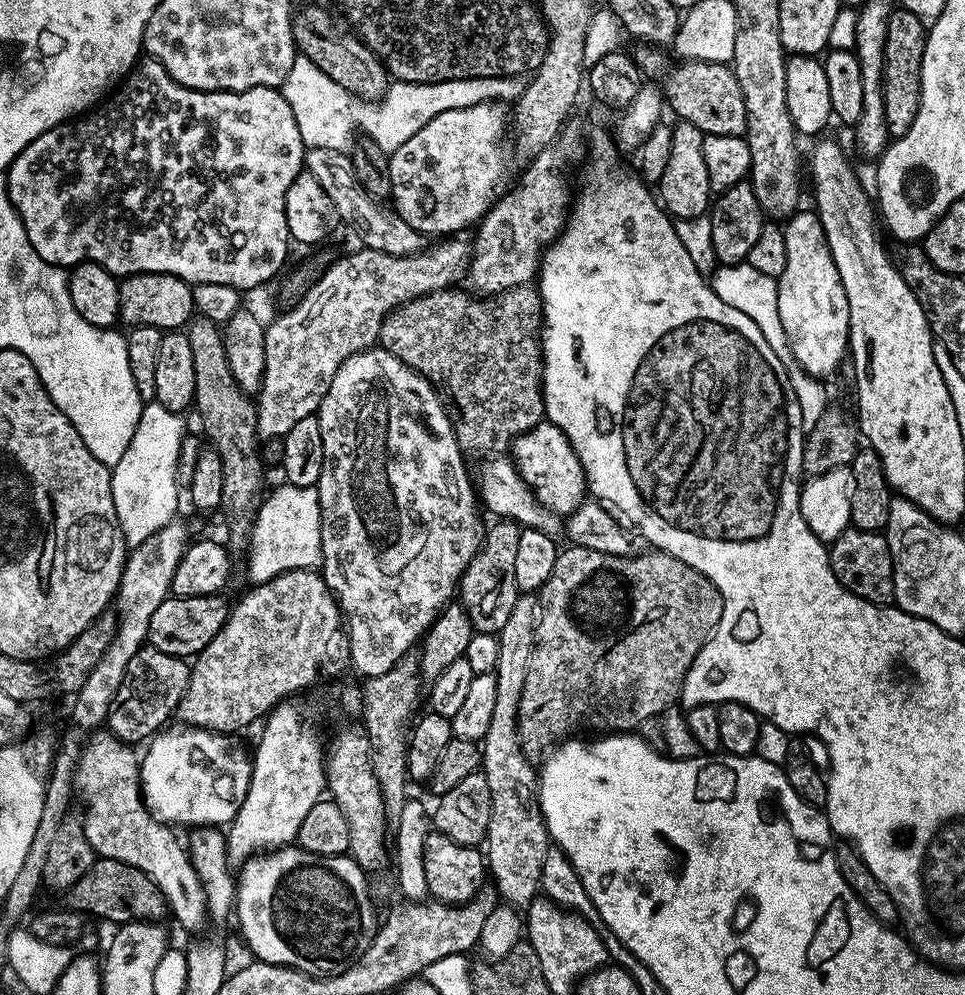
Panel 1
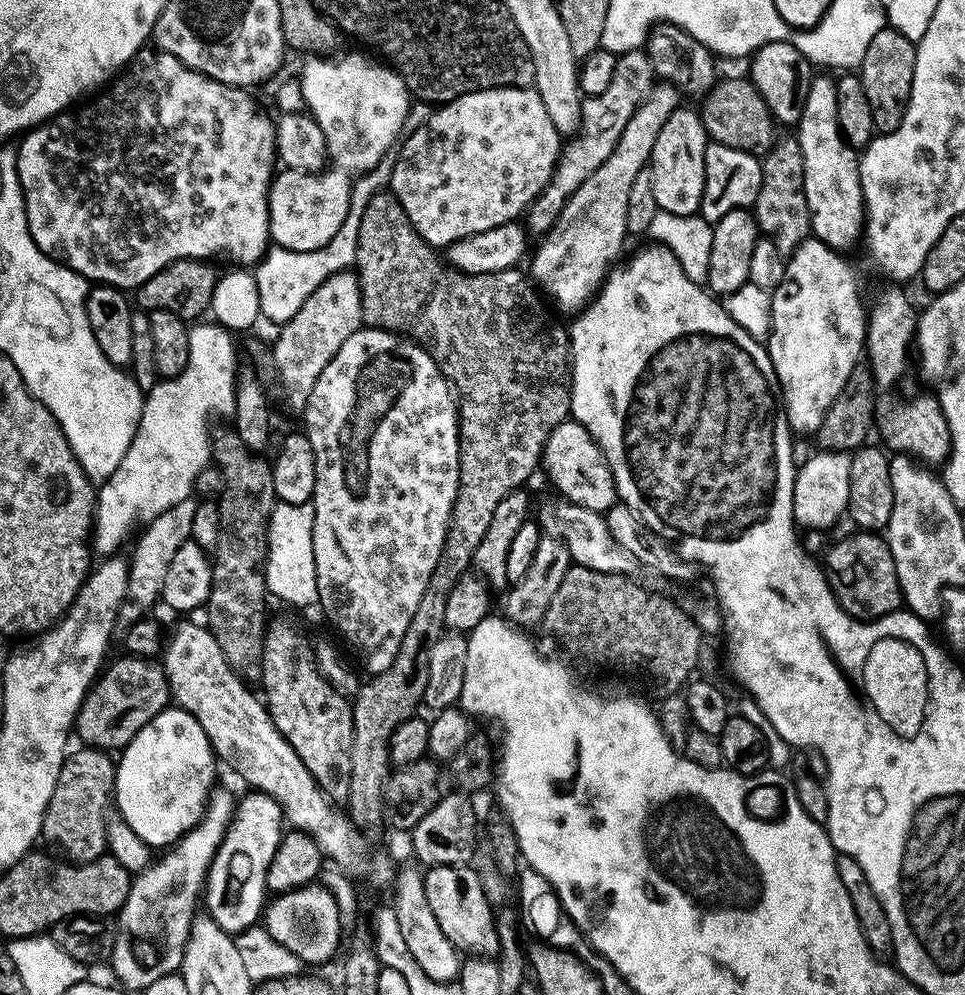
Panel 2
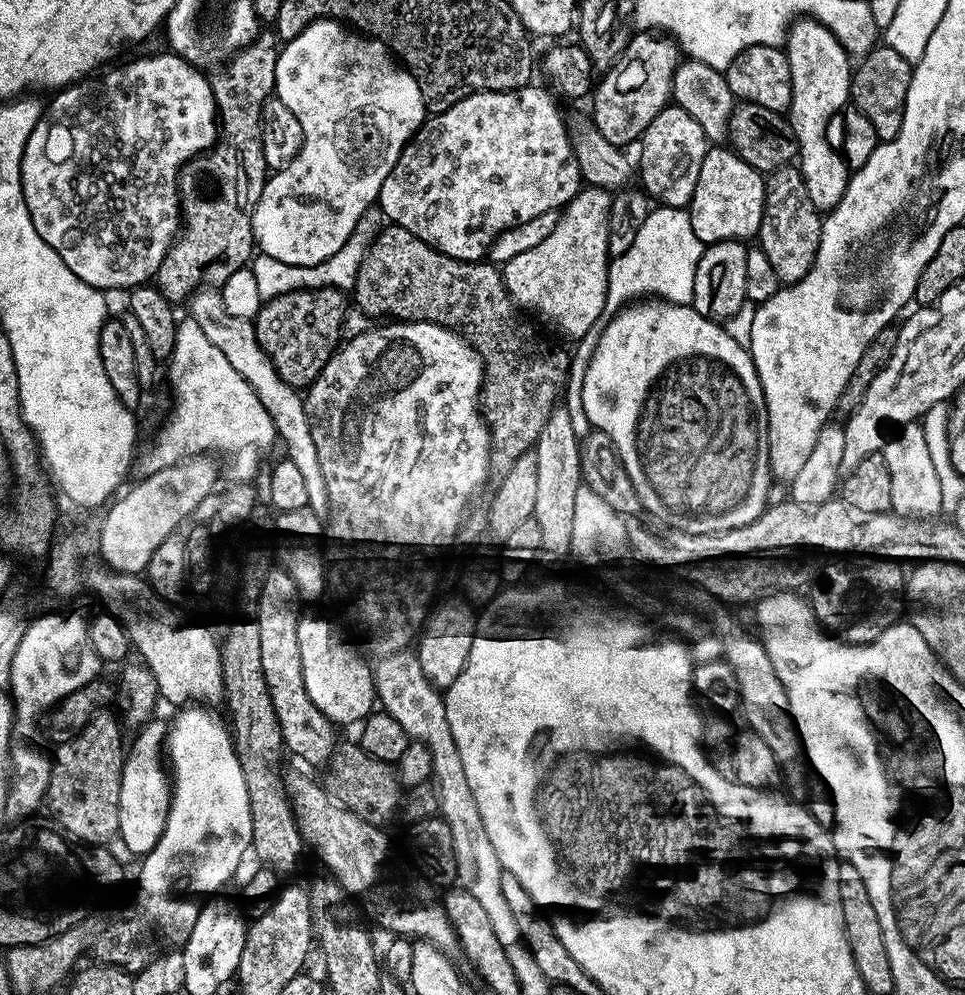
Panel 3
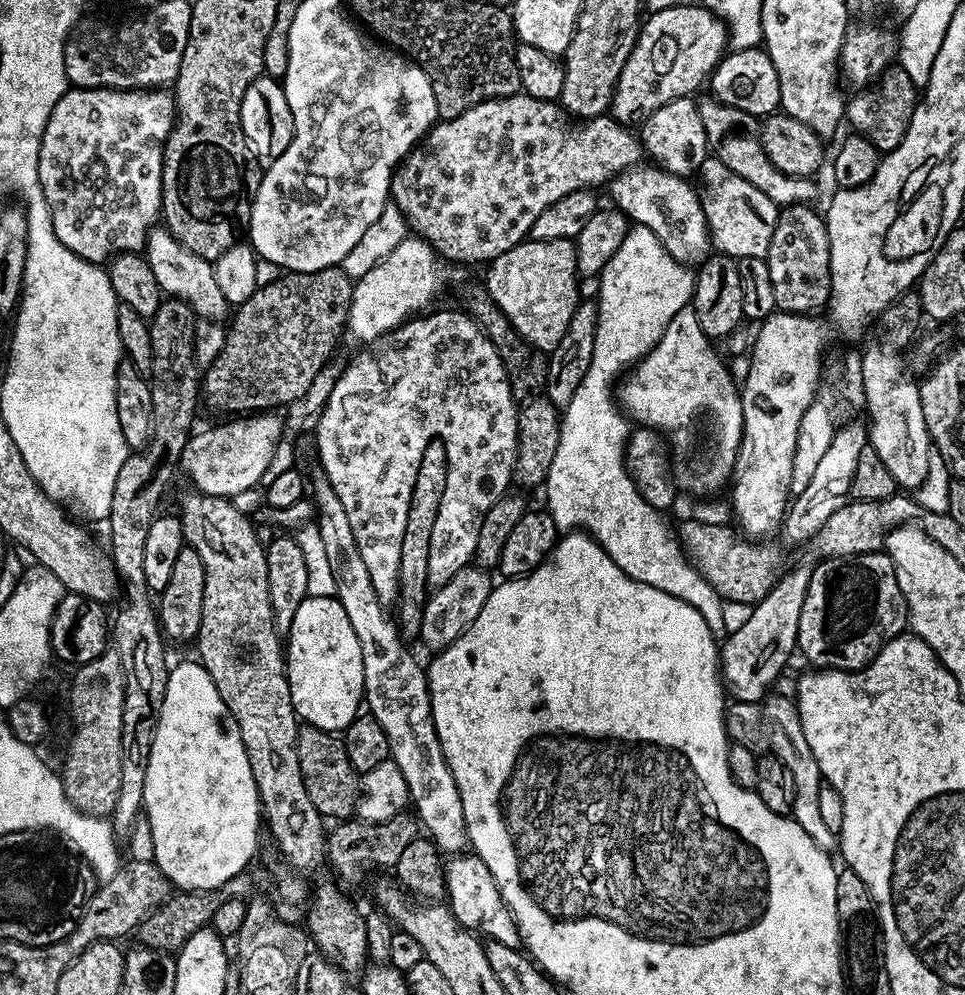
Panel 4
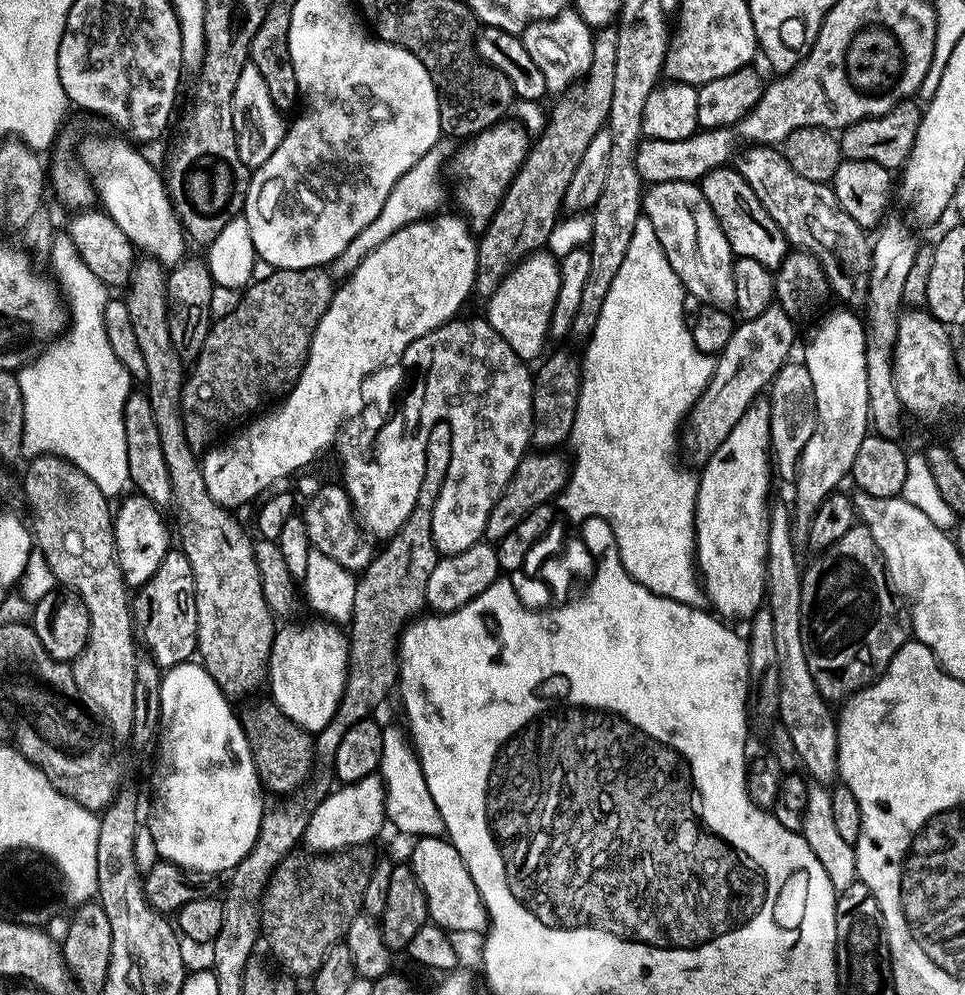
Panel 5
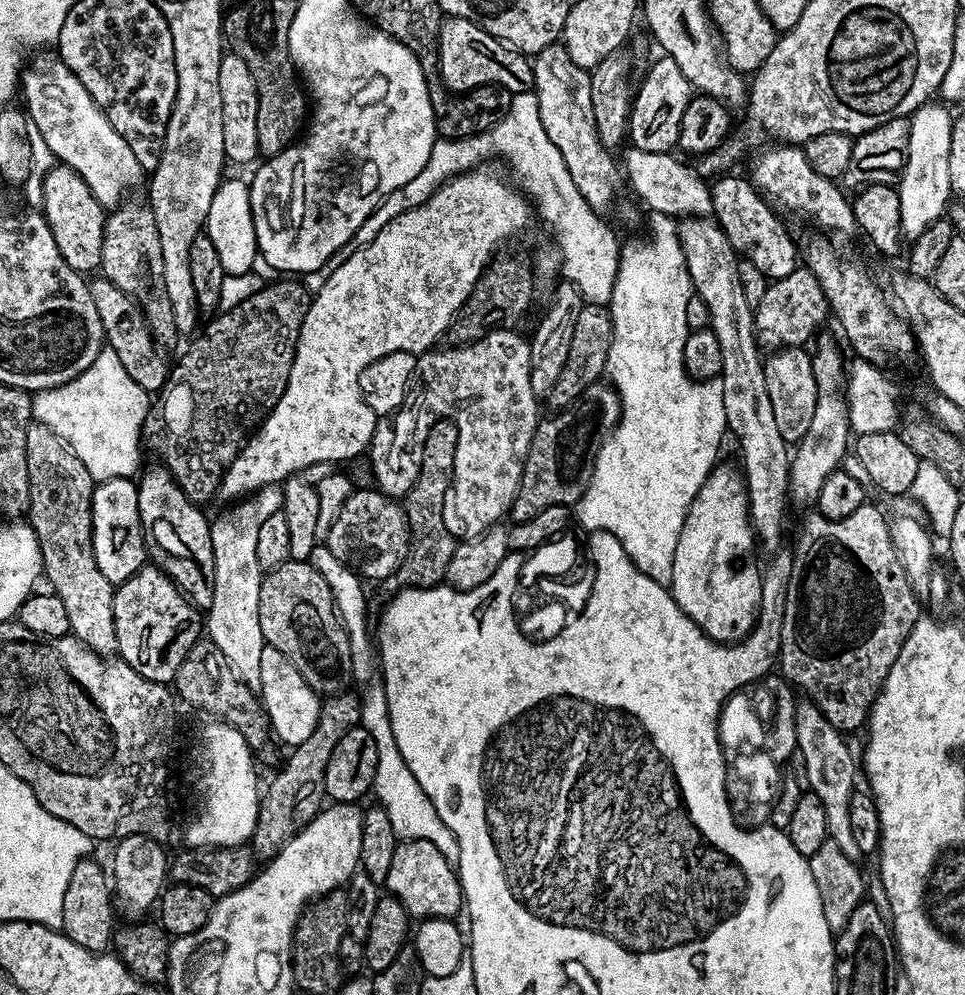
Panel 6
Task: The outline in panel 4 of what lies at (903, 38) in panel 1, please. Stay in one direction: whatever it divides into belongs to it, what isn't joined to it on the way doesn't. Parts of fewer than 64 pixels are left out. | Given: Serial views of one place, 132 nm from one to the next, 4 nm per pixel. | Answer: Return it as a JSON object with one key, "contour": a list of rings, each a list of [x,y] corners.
{"contour":[[[898,66],[887,68],[880,75],[875,85],[869,87],[861,96],[847,101],[846,120],[852,123],[857,133],[863,134],[881,154],[895,150],[904,141],[906,130],[910,126],[910,118],[918,103],[918,85],[910,82],[910,74]]]}

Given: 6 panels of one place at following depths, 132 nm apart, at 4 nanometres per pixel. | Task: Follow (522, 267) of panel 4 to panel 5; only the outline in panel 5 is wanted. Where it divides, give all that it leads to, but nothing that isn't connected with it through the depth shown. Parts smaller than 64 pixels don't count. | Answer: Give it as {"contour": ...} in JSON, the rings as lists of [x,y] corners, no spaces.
{"contour":[[[546,248],[523,258],[504,276],[492,295],[487,297],[485,321],[525,362],[537,361],[548,340],[549,318],[557,302],[560,285],[559,263]]]}

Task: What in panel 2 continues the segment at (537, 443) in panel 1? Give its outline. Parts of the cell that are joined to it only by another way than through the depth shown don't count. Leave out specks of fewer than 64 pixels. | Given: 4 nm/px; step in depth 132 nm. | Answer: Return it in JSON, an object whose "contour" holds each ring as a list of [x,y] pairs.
{"contour":[[[569,418],[554,426],[550,438],[544,444],[542,468],[548,471],[548,478],[560,491],[559,495],[570,504],[586,506],[586,510],[606,514],[618,503],[616,483],[598,442],[594,442],[586,426],[576,420]]]}

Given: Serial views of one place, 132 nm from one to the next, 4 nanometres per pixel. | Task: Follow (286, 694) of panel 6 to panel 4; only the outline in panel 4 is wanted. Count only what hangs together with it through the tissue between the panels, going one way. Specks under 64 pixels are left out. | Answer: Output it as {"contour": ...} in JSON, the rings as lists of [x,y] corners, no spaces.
{"contour":[[[308,595],[294,610],[294,622],[286,633],[286,667],[297,717],[324,732],[343,733],[362,708],[364,667],[358,634],[354,634],[354,626],[335,596]]]}

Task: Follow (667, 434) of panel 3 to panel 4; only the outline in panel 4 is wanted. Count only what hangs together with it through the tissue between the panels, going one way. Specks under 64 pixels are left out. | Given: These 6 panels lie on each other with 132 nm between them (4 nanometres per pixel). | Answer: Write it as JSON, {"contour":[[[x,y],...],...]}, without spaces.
{"contour":[[[687,306],[674,315],[660,341],[618,384],[619,407],[637,425],[651,428],[661,434],[669,434],[668,432],[680,432],[683,428],[700,428],[704,424],[704,436],[693,442],[692,456],[684,460],[684,472],[688,476],[696,476],[692,480],[692,488],[700,496],[712,496],[723,488],[725,491],[734,475],[736,452],[740,448],[740,439],[744,433],[744,414],[737,381],[736,384],[732,381],[727,366],[720,361],[720,356],[712,349],[712,344],[713,341],[704,333],[702,326],[698,326],[695,312]]]}

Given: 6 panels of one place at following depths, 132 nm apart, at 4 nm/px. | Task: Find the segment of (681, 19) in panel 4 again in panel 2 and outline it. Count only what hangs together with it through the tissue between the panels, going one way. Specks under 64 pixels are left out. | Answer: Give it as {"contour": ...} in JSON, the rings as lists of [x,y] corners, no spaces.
{"contour":[[[639,50],[617,55],[614,66],[614,78],[606,90],[597,96],[584,96],[580,105],[580,127],[571,137],[572,140],[563,145],[560,161],[556,163],[556,173],[550,178],[548,185],[538,194],[538,198],[528,205],[526,213],[526,228],[529,233],[545,234],[551,230],[555,220],[562,213],[567,204],[582,182],[594,171],[598,170],[606,158],[613,154],[614,146],[622,136],[626,122],[643,101],[654,85],[652,63],[647,51]]]}

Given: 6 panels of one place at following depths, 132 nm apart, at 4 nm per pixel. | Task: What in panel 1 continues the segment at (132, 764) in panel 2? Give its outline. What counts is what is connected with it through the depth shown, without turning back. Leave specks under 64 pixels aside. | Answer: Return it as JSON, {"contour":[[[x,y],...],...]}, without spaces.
{"contour":[[[187,726],[165,727],[147,741],[148,749],[142,752],[140,761],[140,791],[144,804],[157,820],[169,825],[227,826],[238,814],[240,803],[246,798],[246,790],[252,777],[249,753],[244,753],[228,734],[207,732],[204,728]]]}

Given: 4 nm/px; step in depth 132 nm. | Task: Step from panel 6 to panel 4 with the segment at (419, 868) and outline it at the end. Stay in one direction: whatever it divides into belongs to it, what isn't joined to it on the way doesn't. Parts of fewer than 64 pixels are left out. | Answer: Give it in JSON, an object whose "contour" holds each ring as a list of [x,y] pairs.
{"contour":[[[456,854],[444,865],[444,886],[446,889],[446,904],[451,908],[454,918],[463,928],[471,928],[477,933],[483,934],[488,940],[497,940],[511,948],[520,948],[522,941],[520,932],[516,929],[516,920],[512,917],[512,912],[506,906],[486,862],[482,862],[475,854]]]}

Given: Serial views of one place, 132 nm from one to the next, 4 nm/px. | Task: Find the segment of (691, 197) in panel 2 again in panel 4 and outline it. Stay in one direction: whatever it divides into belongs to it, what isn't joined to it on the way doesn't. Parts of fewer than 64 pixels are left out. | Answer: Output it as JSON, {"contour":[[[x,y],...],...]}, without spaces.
{"contour":[[[683,96],[674,102],[666,102],[654,114],[650,114],[639,125],[638,135],[643,151],[653,156],[655,163],[665,172],[685,178],[699,173],[702,162],[709,159],[710,153],[706,134],[702,130],[702,118],[697,101],[692,96]]]}

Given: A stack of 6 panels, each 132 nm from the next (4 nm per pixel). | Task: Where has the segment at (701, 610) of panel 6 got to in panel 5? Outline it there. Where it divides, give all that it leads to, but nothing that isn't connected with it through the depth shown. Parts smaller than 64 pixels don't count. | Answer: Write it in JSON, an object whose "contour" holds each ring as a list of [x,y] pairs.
{"contour":[[[758,398],[746,410],[746,414],[742,414],[742,418],[738,418],[738,426],[734,426],[734,430],[730,430],[730,434],[726,438],[726,442],[722,442],[722,446],[718,446],[718,450],[714,450],[714,454],[704,463],[698,472],[698,483],[696,486],[696,566],[698,569],[698,579],[704,585],[704,595],[707,603],[710,605],[711,611],[717,617],[723,618],[728,622],[736,622],[732,620],[751,621],[756,615],[756,611],[761,608],[766,600],[766,589],[768,586],[768,509],[770,507],[770,499],[768,500],[768,487],[772,484],[772,476],[774,480],[774,468],[770,460],[770,430],[767,424],[770,422],[770,406],[767,399]]]}

